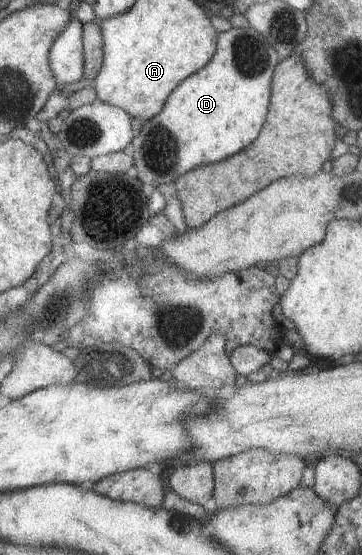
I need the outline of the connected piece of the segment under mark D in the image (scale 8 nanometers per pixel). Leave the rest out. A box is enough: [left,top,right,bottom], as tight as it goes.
[131,28,281,187]

